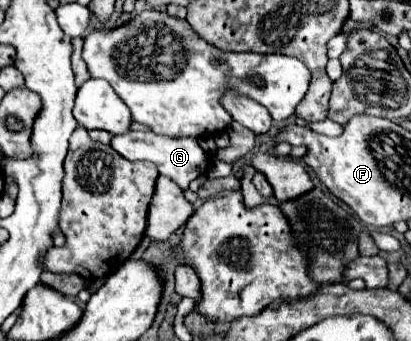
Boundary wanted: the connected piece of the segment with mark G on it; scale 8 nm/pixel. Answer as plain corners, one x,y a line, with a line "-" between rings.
129,131
125,135
117,135
111,139
109,143
121,157
129,159
129,161
151,161
159,167
159,173
173,179
183,191
189,187
189,183
203,175
209,167
209,157
205,155
205,151
199,147
195,137
165,137
153,131
141,133
141,131

